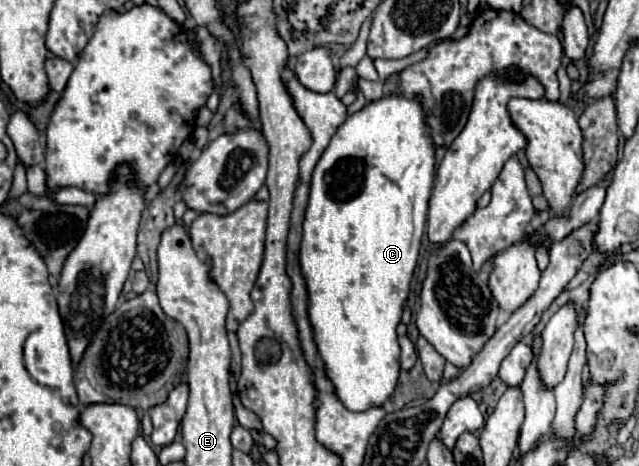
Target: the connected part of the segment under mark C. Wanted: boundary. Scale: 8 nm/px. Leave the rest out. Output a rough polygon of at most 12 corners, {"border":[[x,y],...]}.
{"border":[[421,97],[339,125],[301,241],[351,411],[399,377],[435,177]]}

